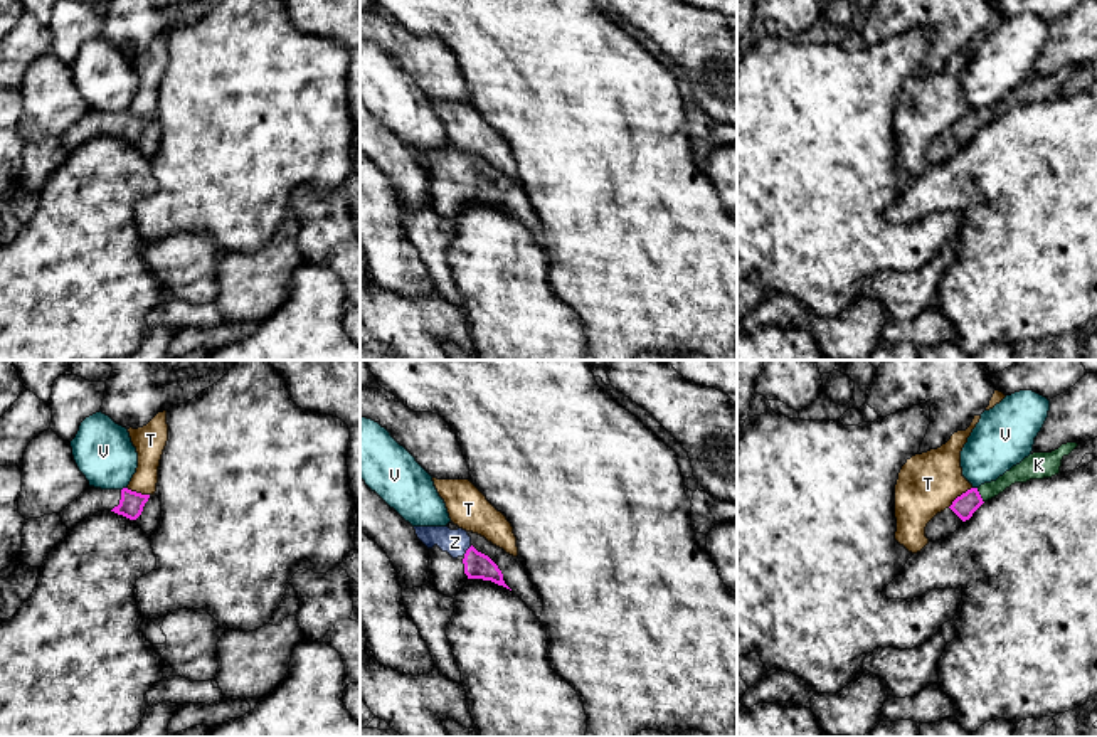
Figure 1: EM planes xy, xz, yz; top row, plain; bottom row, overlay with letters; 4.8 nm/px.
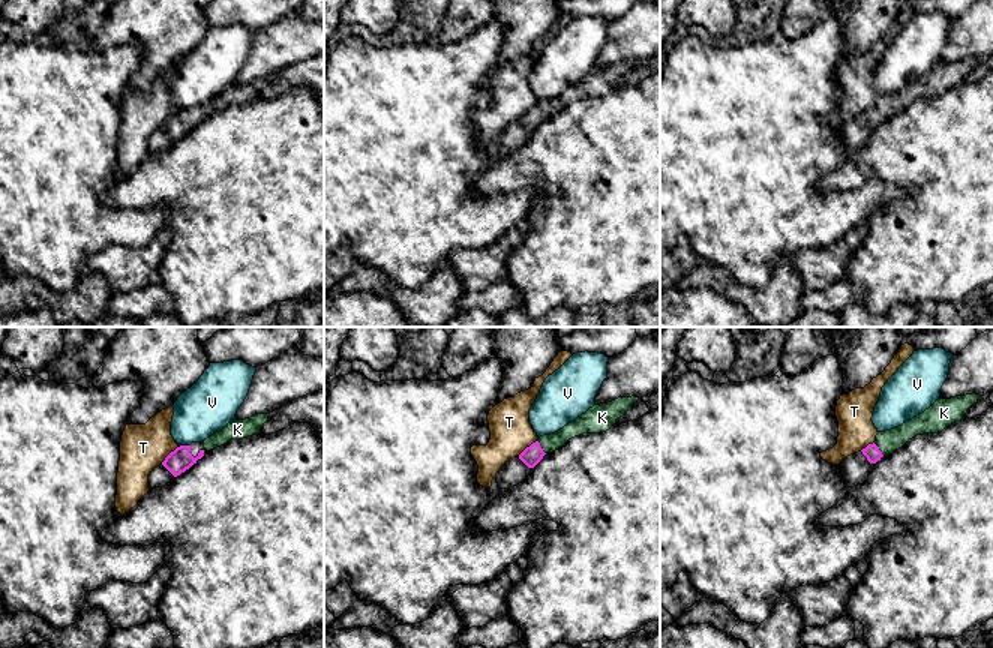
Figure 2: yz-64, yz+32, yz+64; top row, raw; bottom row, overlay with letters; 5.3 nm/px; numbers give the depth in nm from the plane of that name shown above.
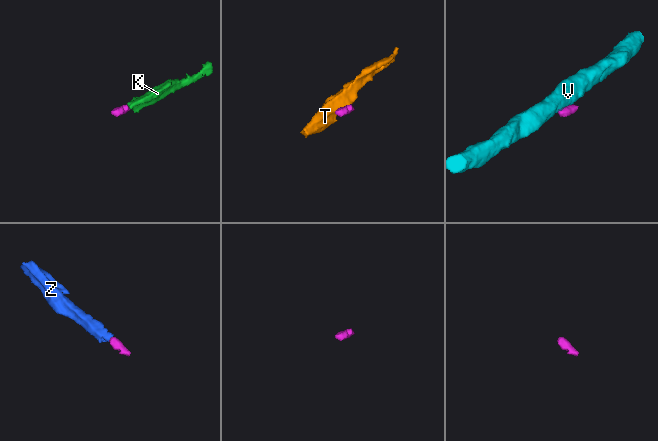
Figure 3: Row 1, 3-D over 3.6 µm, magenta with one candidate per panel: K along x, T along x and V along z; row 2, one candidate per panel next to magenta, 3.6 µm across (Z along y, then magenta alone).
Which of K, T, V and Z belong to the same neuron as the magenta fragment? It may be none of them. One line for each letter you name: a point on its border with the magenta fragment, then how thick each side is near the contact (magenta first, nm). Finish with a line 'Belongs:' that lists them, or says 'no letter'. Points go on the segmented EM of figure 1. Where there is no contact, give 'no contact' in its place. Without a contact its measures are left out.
K: contact yz (980, 495); calibres 110 and 90 nm
Z: contact xz (466, 551); calibres 130 and 120 nm
Belongs: K, Z

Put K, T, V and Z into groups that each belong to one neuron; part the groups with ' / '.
K Z / T / V

